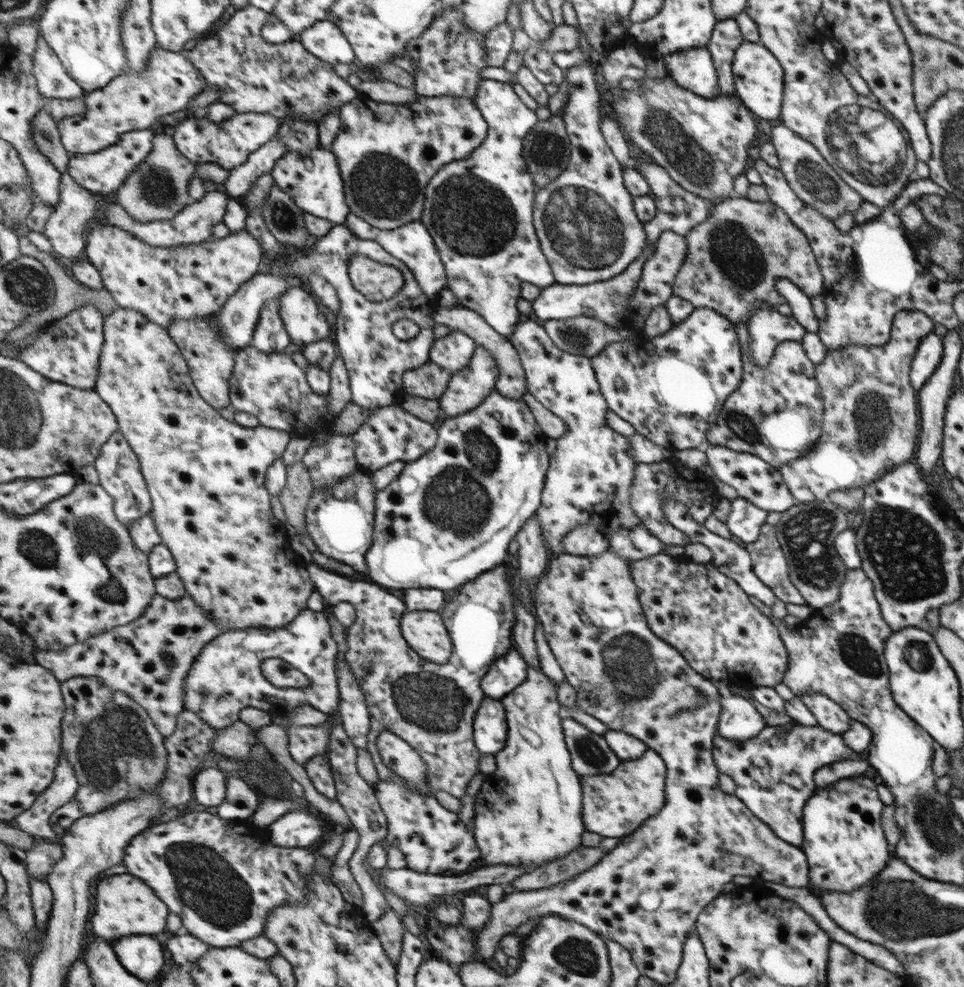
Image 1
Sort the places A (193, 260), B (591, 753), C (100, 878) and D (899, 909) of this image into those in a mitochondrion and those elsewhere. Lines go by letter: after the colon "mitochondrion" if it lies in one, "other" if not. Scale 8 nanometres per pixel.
A: other
B: mitochondrion
C: other
D: mitochondrion

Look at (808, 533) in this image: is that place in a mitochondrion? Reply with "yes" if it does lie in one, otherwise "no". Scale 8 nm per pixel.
yes

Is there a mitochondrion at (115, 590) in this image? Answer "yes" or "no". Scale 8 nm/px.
yes

